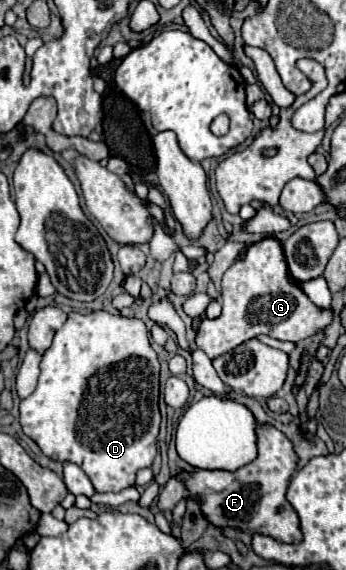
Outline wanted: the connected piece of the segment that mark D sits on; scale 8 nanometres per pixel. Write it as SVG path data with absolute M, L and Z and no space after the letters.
M97 310L97 312L69 312L67 322L57 330L51 348L43 354L41 360L41 376L39 376L39 384L35 388L35 392L21 400L19 406L19 422L23 432L41 448L41 452L57 462L73 462L77 464L93 482L97 492L121 492L129 486L135 486L135 474L141 468L151 466L155 454L157 454L157 434L159 434L159 424L161 424L161 416L159 416L159 360L155 350L149 344L149 330L145 326L145 322L137 320L137 318L123 318L123 316L113 316L105 310Z

